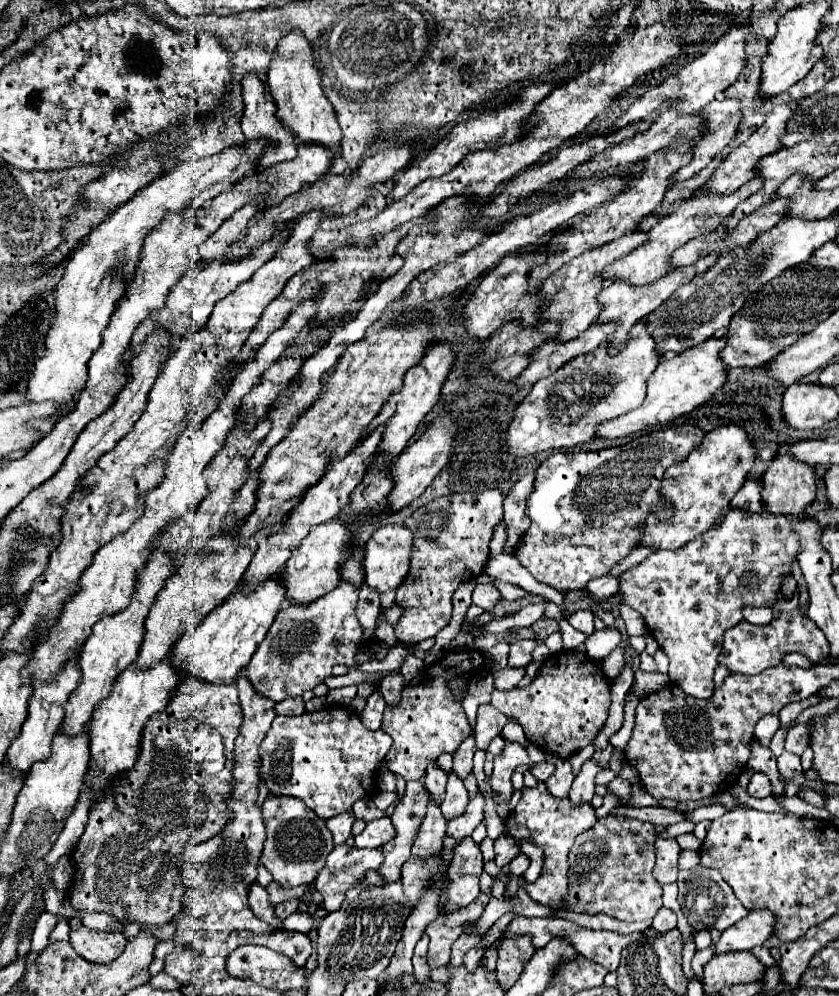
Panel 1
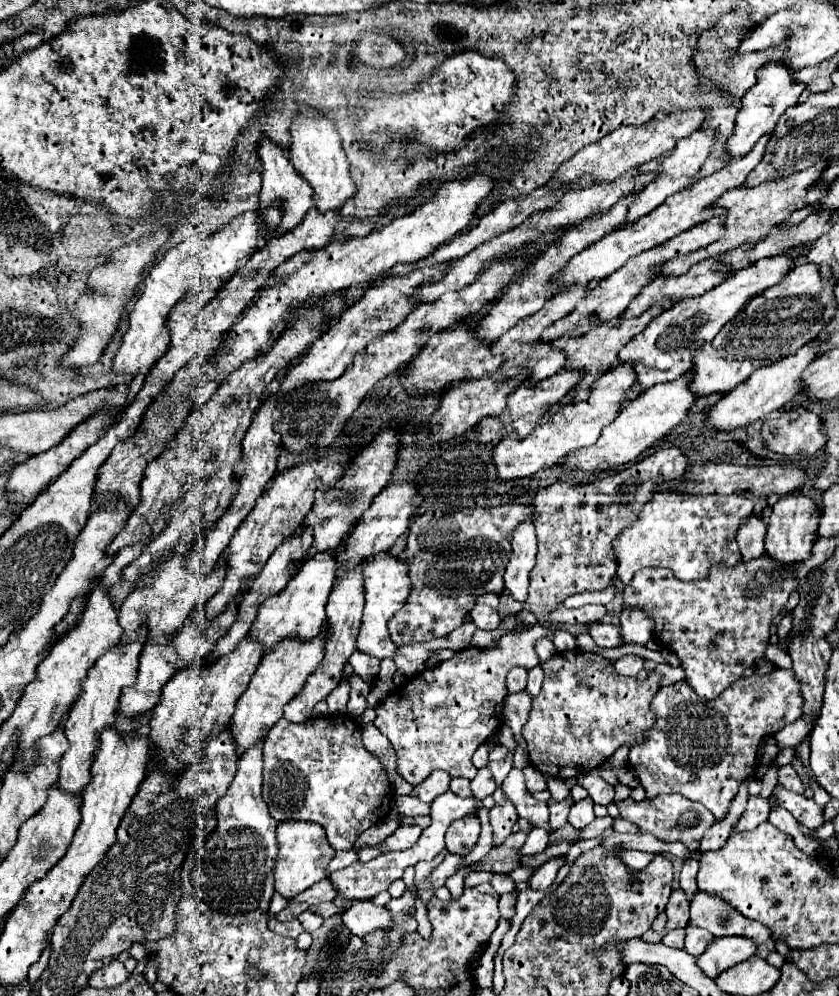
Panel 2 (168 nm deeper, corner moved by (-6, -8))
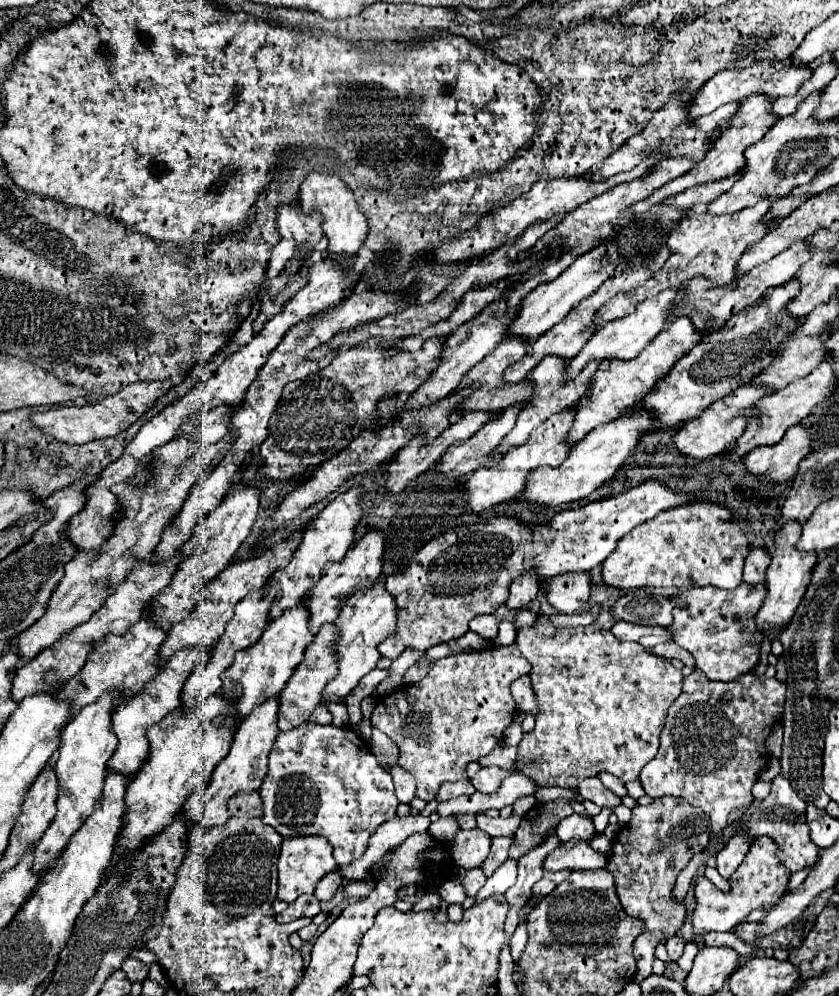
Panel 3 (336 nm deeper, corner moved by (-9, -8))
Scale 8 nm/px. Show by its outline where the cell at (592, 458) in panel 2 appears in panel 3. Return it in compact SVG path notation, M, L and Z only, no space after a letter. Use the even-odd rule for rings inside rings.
M631 411L629 415L615 419L611 425L601 425L599 429L593 429L583 441L571 447L567 459L559 467L533 469L527 475L521 499L535 507L559 507L565 503L585 499L589 493L593 493L597 487L601 487L607 479L611 479L619 471L623 459L627 459L631 451L637 447L639 437L651 427L651 421L653 417L647 411Z

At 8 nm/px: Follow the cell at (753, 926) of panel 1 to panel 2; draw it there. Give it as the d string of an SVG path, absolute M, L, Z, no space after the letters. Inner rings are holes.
M718 937L714 939L706 951L698 957L700 969L716 979L722 971L746 961L748 957L756 955L758 945L754 939L748 937Z

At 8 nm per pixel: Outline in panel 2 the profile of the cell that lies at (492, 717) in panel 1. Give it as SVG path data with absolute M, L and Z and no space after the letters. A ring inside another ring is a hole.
M496 733L496 735L492 735L490 741L482 743L482 745L476 749L476 753L474 753L474 757L472 757L472 763L476 765L476 769L488 765L488 755L490 755L490 751L492 751L494 747L498 747L498 745L500 745L500 739L498 739L498 733Z

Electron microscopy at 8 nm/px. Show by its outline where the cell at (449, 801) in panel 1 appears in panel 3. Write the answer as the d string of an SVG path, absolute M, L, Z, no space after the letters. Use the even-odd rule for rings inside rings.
M481 829L459 831L451 841L451 855L455 859L455 865L463 869L475 869L487 859L489 847L491 837L487 837L487 833Z

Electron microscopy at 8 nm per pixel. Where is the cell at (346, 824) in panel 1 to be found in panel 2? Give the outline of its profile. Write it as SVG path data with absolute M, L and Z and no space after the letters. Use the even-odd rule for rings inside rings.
M350 849L350 851L338 851L336 857L332 859L332 863L328 865L328 873L336 871L336 869L344 869L344 867L356 863L356 861L358 861L358 853L354 849Z

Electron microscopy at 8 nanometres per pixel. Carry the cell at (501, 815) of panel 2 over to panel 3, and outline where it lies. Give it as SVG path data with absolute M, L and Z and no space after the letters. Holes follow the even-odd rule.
M495 837L495 839L491 839L491 853L489 853L487 861L483 863L483 873L487 877L491 877L493 871L501 863L505 863L505 859L509 857L509 845L511 845L511 841L513 841L511 837Z

